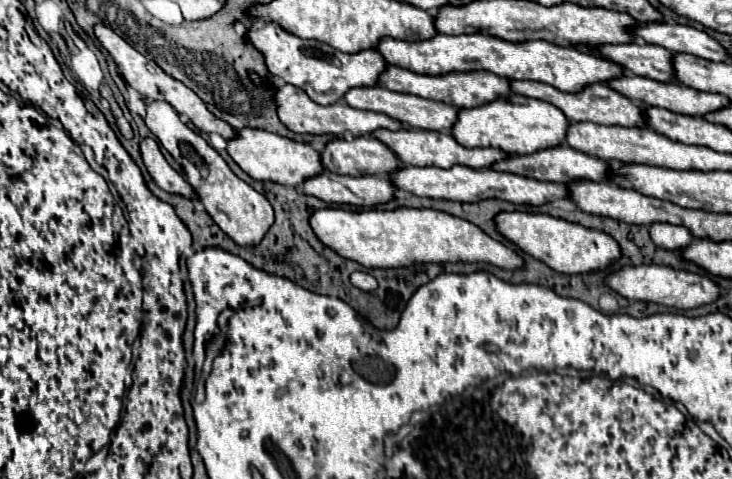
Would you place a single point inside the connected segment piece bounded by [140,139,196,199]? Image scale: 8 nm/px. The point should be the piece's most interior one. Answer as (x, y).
(164, 176)

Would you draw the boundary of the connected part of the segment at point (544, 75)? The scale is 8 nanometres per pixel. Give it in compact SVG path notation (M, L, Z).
M470 33L470 35L434 35L432 39L424 41L402 41L394 37L382 37L378 41L378 53L386 59L390 65L398 65L404 69L410 69L414 73L424 75L442 75L450 71L490 71L504 79L530 79L530 81L542 81L548 83L560 91L574 93L580 91L588 83L604 83L612 77L622 75L622 67L596 57L594 53L580 51L580 49L566 49L560 45L550 45L550 41L524 41L524 43L512 43L502 41L500 37L490 37L484 33Z

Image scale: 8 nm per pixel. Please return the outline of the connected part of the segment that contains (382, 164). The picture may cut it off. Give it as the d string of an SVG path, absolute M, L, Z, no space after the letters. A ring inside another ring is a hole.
M336 137L322 151L322 165L340 175L376 175L390 173L398 167L396 155L378 139L372 137ZM364 171L364 173L358 173Z

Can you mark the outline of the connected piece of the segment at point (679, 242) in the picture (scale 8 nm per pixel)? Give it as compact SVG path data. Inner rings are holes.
M654 223L654 225L650 225L648 229L650 229L652 241L654 241L658 247L662 247L662 249L678 251L678 249L690 245L690 241L692 241L692 233L690 233L690 229L686 229L684 225Z

